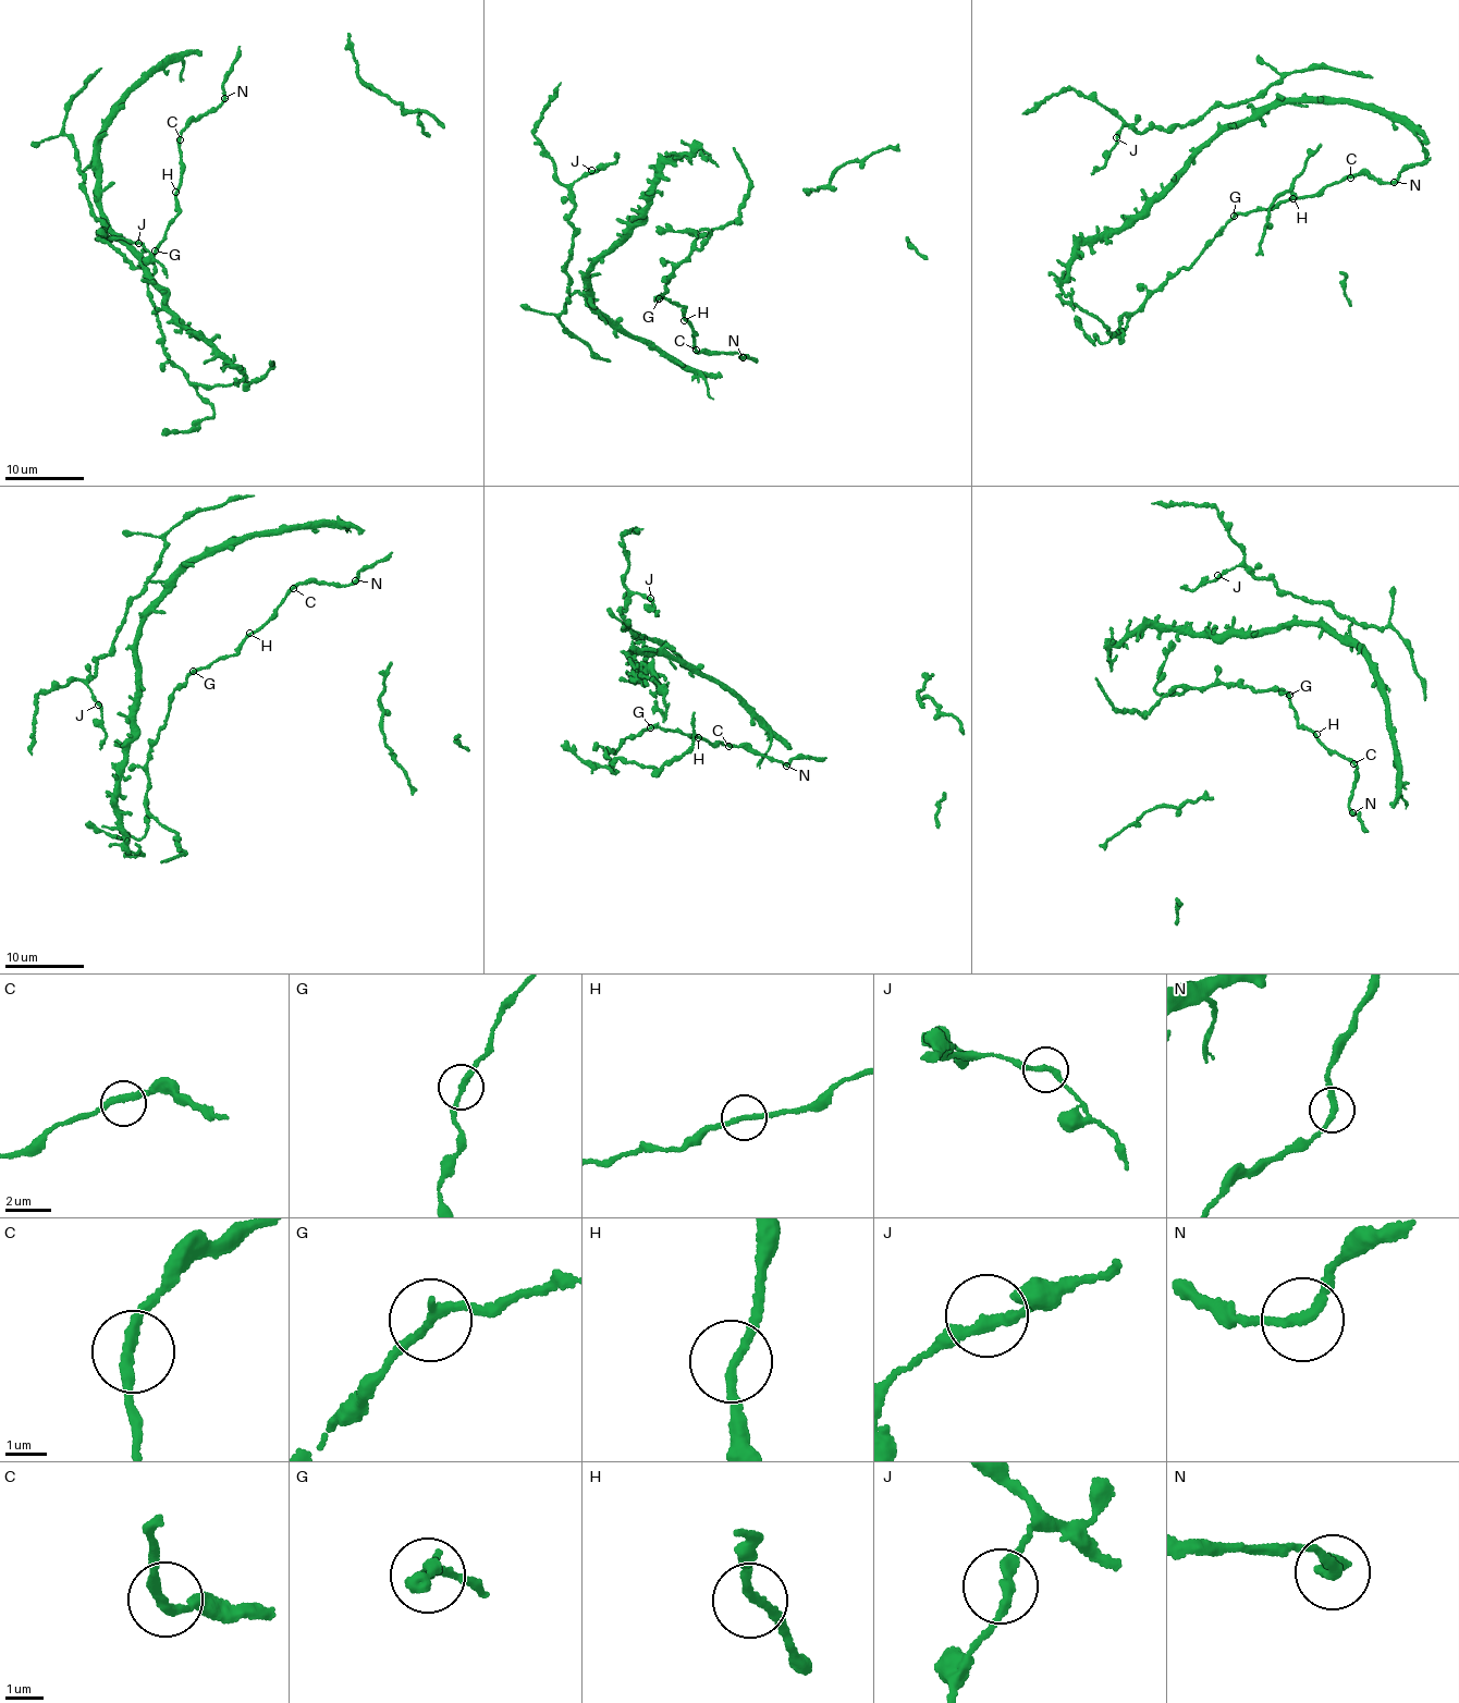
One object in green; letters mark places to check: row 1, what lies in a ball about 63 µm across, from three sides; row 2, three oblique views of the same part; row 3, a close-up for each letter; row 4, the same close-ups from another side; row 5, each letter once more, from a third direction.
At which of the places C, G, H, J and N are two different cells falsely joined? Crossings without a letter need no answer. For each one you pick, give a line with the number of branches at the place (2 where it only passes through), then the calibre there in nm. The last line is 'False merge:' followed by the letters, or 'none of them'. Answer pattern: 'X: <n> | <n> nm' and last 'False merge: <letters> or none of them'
G: 2 | 200 nm
False merge: G

